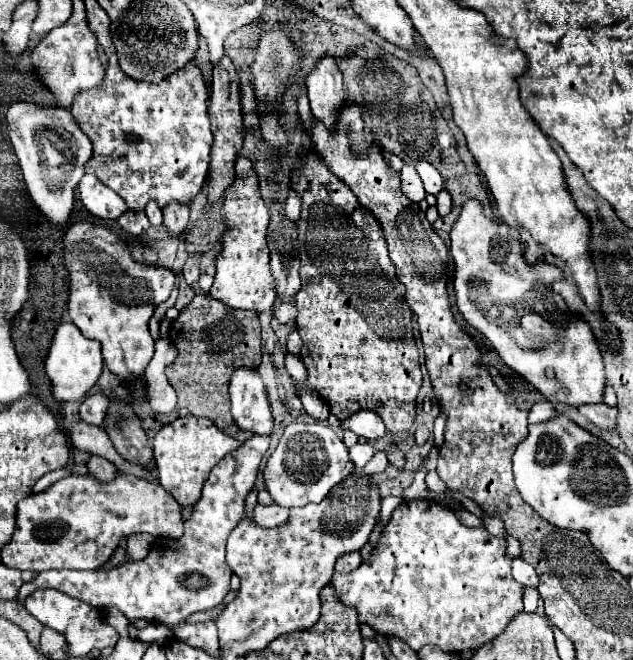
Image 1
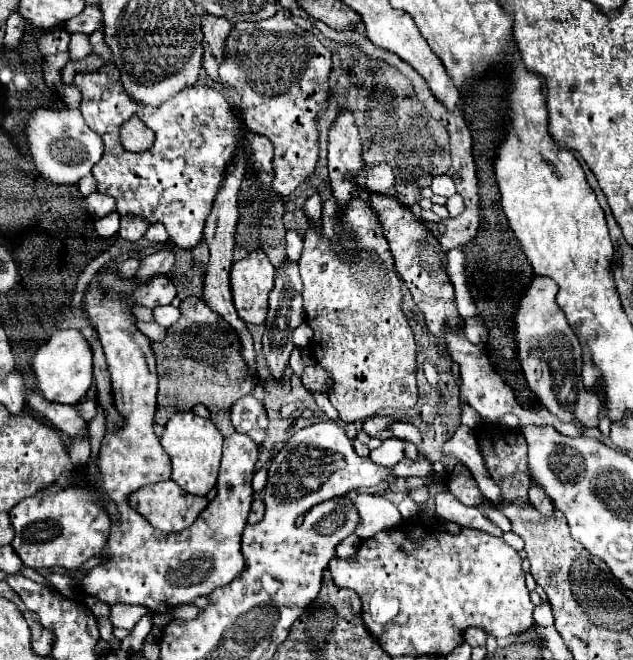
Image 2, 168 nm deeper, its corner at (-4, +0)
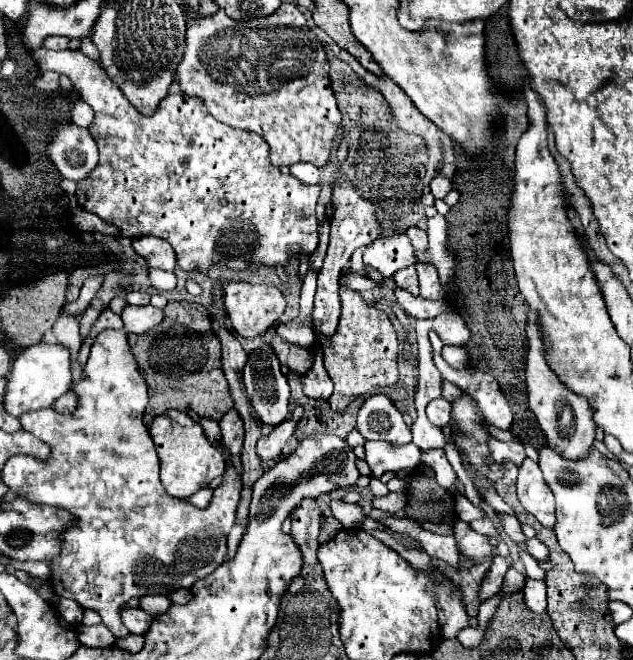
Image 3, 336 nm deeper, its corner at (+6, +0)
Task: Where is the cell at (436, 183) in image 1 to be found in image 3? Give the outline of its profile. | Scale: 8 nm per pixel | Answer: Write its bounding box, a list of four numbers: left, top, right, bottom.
[429,177,451,199]

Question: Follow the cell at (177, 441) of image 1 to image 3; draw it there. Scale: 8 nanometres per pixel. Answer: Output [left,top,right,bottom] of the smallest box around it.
[149,409,223,499]

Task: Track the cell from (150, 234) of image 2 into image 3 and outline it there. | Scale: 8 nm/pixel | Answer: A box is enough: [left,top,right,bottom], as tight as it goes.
[133,235,177,271]

